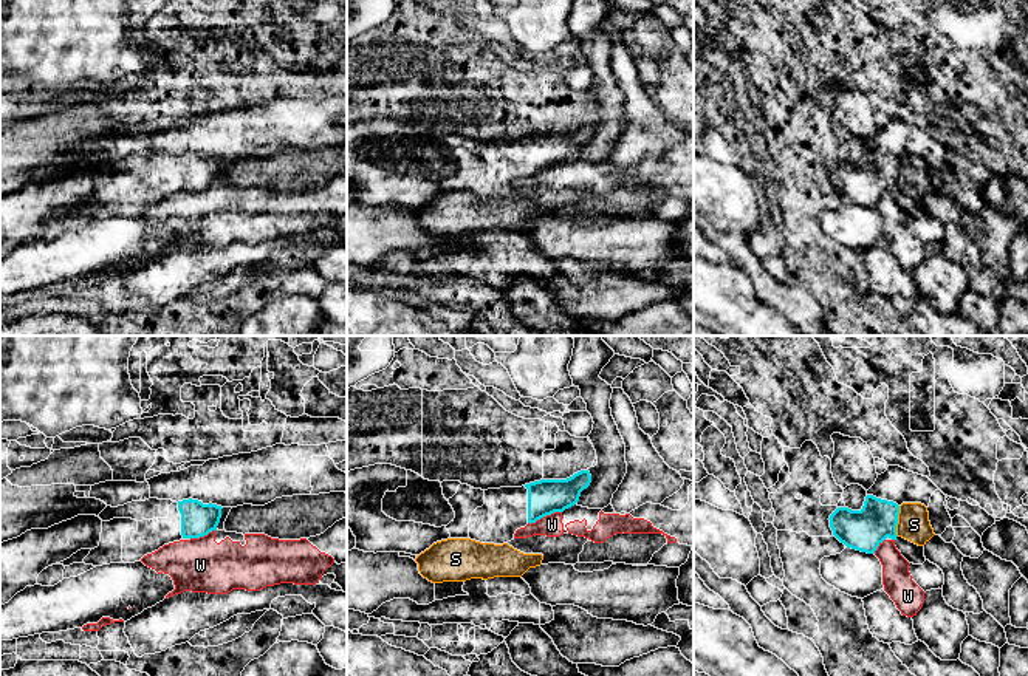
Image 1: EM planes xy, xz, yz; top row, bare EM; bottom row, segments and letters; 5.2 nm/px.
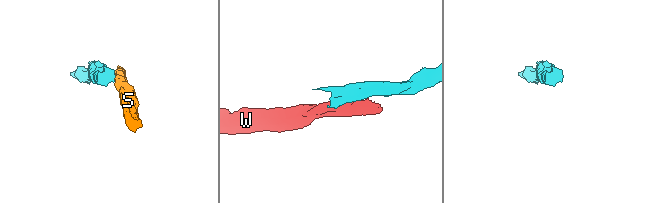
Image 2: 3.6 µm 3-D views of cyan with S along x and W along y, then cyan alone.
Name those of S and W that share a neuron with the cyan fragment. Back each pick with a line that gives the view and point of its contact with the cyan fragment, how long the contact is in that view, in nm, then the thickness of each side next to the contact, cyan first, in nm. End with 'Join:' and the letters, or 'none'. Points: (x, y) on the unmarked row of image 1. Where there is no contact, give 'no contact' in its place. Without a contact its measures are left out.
Join: none

